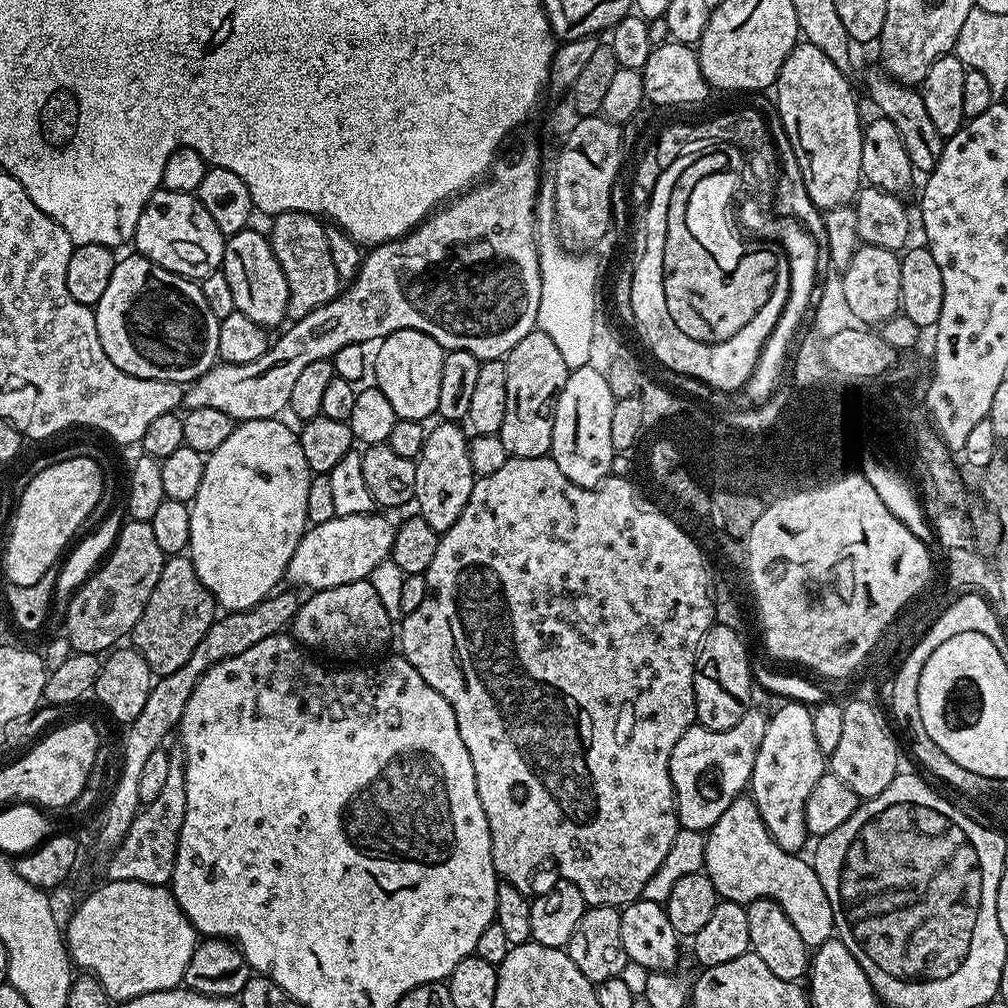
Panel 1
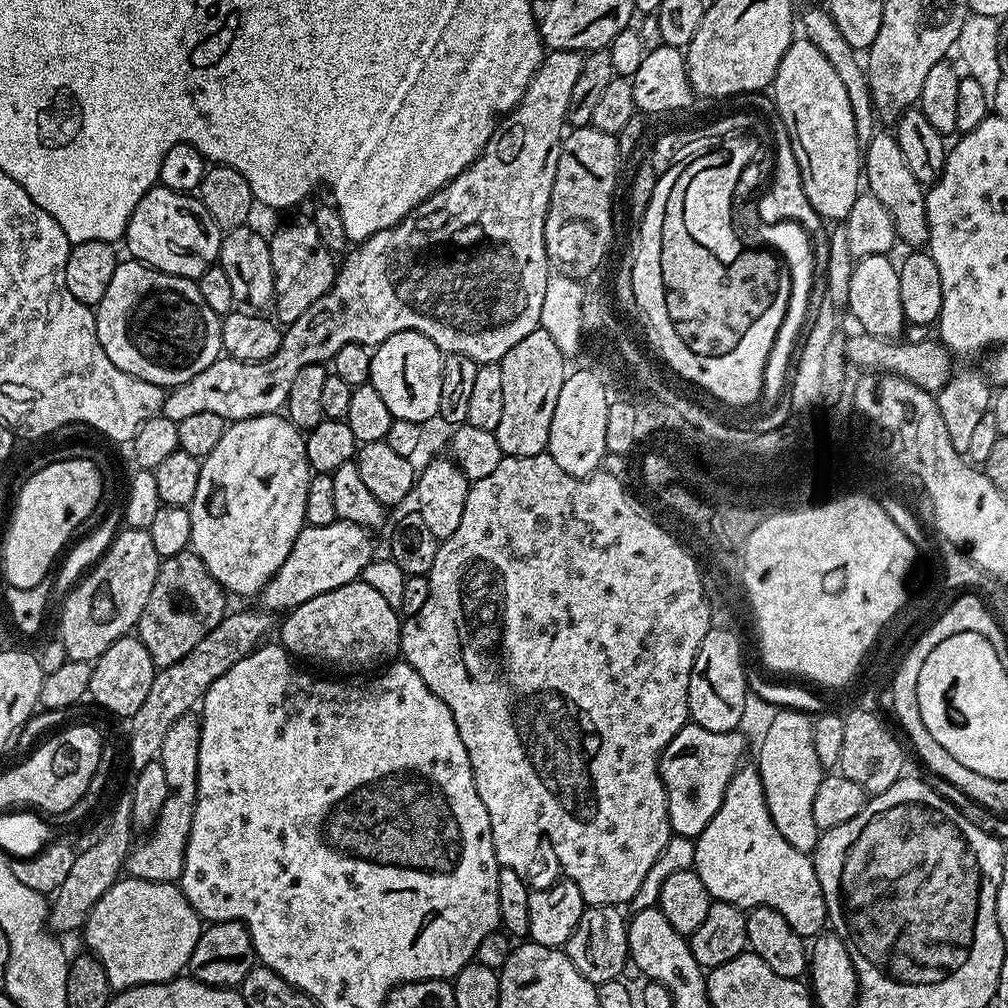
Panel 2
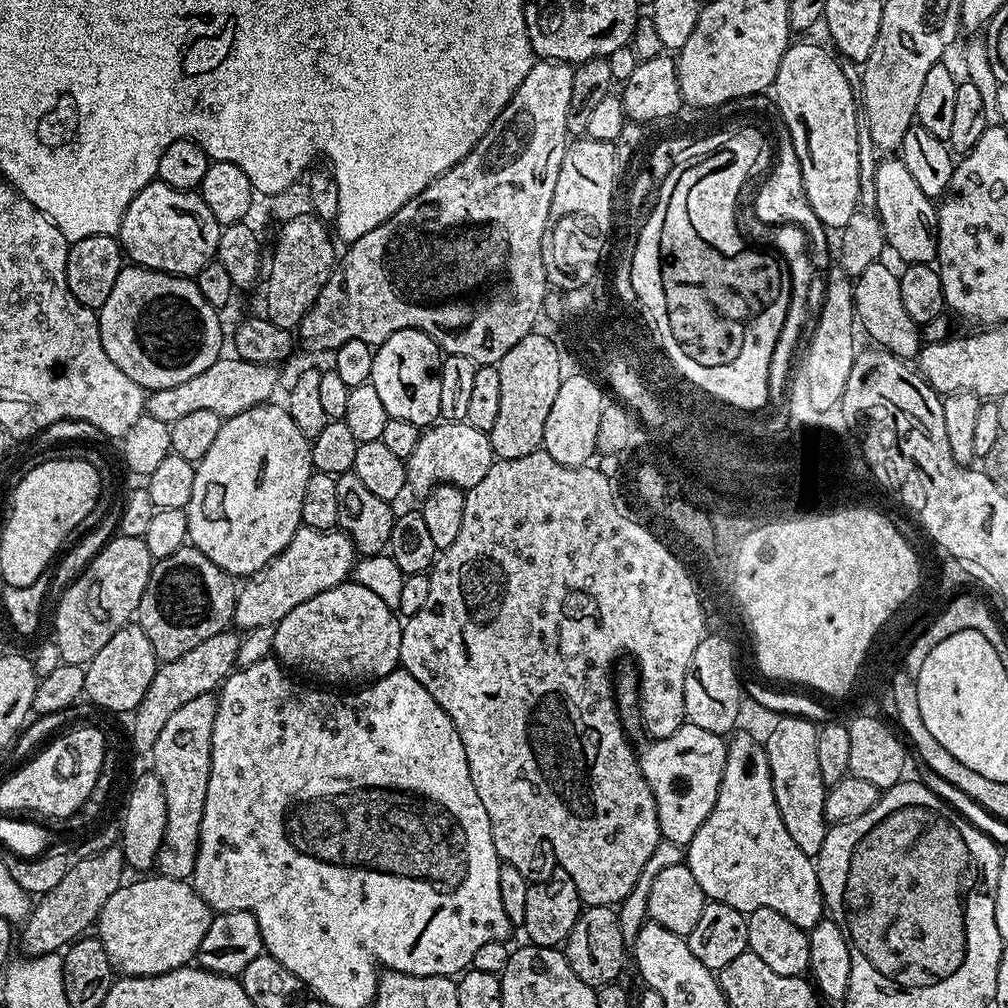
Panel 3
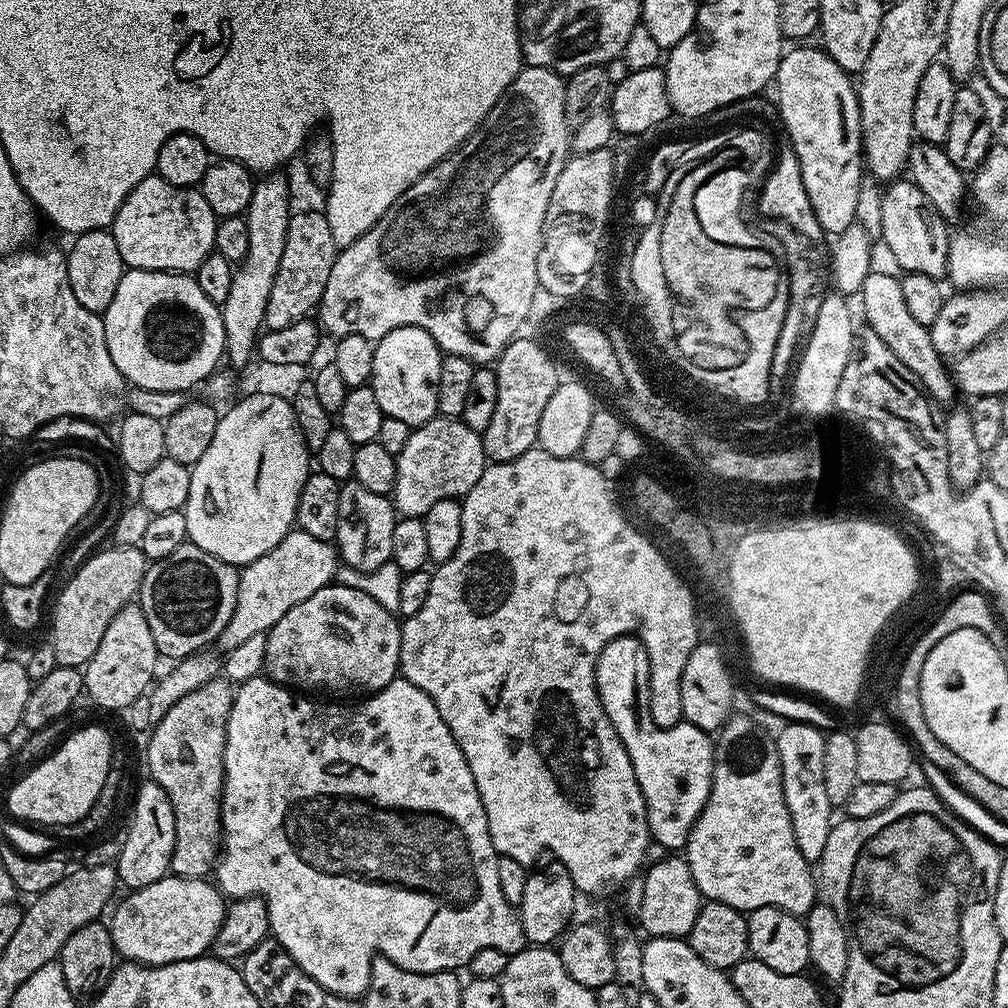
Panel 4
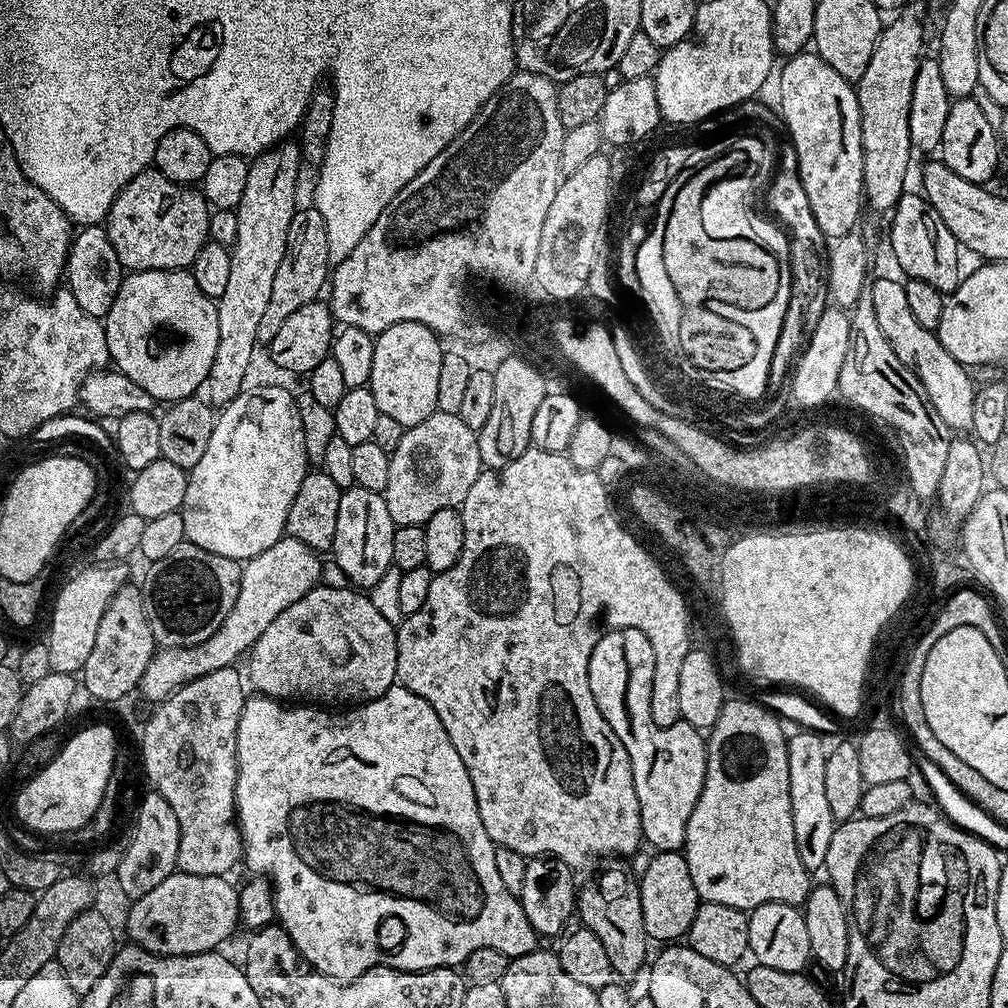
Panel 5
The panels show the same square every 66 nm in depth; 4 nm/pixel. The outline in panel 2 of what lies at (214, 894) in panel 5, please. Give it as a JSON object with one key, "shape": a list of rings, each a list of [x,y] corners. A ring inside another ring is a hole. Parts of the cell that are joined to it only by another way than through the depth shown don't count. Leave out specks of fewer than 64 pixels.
{"shape":[[[121,878],[116,881],[114,886],[110,886],[110,890],[106,890],[106,894],[102,894],[102,898],[98,898],[98,902],[90,910],[88,921],[84,923],[82,935],[88,943],[87,951],[99,960],[100,965],[106,970],[106,978],[110,982],[110,986],[114,990],[123,990],[133,988],[139,984],[157,984],[158,982],[166,982],[167,980],[175,980],[187,969],[188,959],[194,950],[194,946],[198,942],[202,931],[202,921],[200,915],[192,909],[190,902],[180,891],[176,884],[167,884],[166,882],[150,882],[149,880],[134,880],[131,878]]]}

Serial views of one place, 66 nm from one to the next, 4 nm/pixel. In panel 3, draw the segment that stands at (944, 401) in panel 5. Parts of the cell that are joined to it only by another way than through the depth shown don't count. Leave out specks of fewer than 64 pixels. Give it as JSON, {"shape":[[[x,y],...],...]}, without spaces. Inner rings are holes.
{"shape":[[[877,262],[866,266],[866,270],[855,277],[854,285],[855,319],[864,327],[867,339],[901,358],[915,357],[922,347],[922,328],[906,314],[906,306],[902,306],[899,275],[892,273],[884,262]]]}

